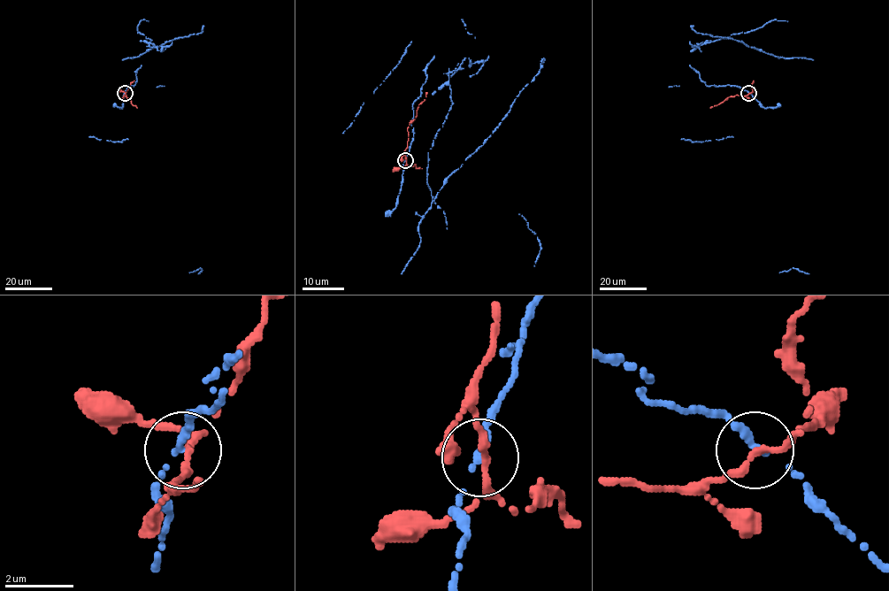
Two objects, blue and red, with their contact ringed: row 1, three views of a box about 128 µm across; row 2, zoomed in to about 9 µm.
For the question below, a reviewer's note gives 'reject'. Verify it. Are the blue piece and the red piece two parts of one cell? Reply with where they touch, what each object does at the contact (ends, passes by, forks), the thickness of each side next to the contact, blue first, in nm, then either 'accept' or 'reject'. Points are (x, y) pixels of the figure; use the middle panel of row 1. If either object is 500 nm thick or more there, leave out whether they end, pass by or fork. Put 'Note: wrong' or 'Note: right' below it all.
place (405, 160); blue passes by; red passes by; calibres 190 and 200 nm; reject
Note: right

